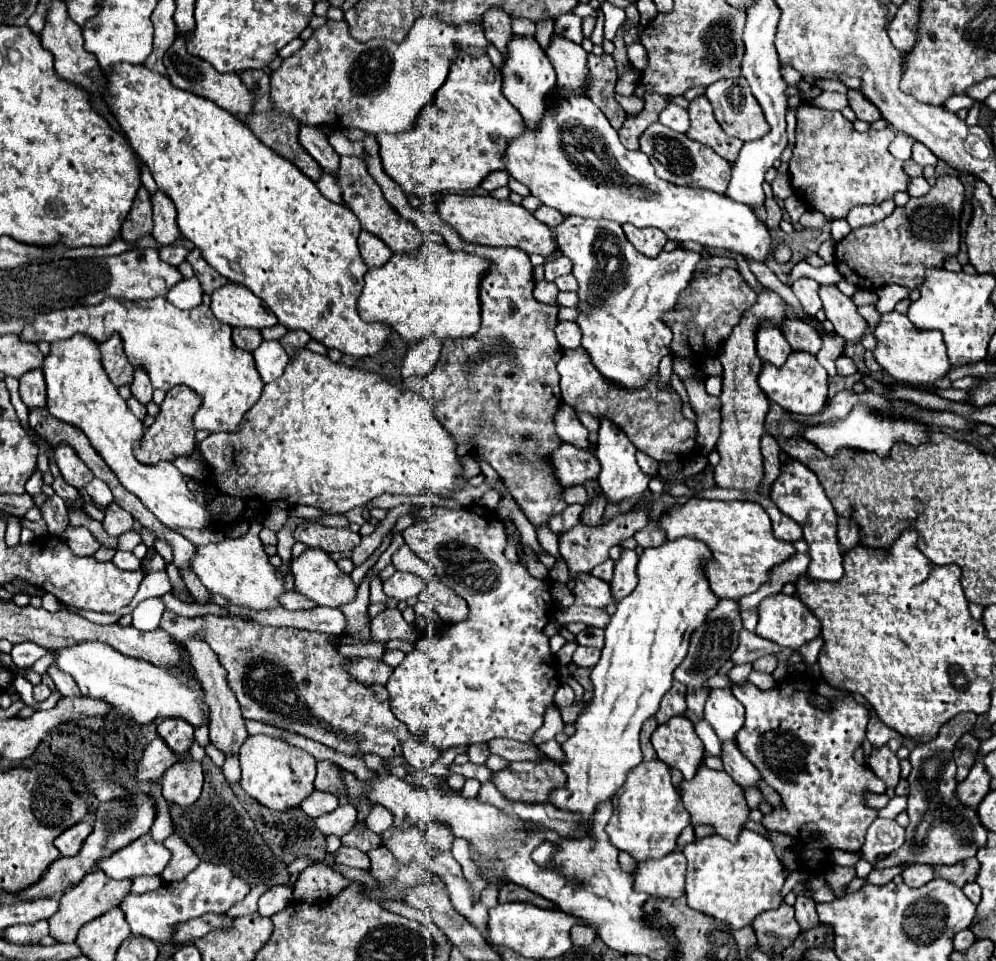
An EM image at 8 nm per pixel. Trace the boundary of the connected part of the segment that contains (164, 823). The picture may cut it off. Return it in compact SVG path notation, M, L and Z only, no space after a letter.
M151 782L151 788L153 788L155 800L157 800L157 816L155 816L155 822L151 826L151 836L153 836L155 842L163 844L173 834L171 818L169 818L169 804L161 796L161 786L157 782Z

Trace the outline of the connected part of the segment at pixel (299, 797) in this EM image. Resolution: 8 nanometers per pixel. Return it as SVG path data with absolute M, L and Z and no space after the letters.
M249 736L247 742L241 746L241 788L257 800L261 806L273 812L287 812L291 808L299 808L301 802L311 796L315 790L315 758L309 756L305 750L299 750L291 744L285 744L279 738L269 736Z

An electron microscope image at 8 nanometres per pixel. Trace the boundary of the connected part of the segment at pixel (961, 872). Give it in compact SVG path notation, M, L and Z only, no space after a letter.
M967 858L965 862L959 862L955 866L937 866L935 876L949 878L953 884L963 888L967 882L973 882L977 878L977 870L979 870L977 858Z

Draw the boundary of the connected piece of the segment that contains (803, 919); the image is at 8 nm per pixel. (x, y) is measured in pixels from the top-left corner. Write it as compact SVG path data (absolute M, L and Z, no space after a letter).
M797 896L797 902L795 902L795 918L801 926L801 932L807 932L815 926L819 926L819 918L817 918L817 912L815 912L815 902L811 898L805 898L805 896Z

